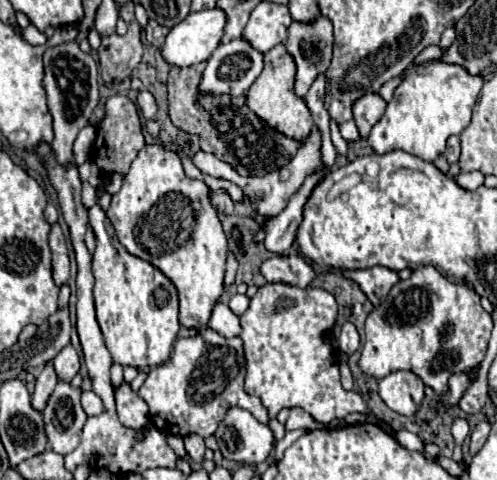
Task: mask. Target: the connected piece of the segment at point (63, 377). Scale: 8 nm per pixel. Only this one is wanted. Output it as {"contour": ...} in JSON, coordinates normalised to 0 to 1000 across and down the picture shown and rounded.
{"contour":[[[133,719],[113,744],[109,744],[109,773],[117,781],[117,794],[141,794],[157,769],[161,769],[161,752],[153,731],[145,727],[145,719]]]}

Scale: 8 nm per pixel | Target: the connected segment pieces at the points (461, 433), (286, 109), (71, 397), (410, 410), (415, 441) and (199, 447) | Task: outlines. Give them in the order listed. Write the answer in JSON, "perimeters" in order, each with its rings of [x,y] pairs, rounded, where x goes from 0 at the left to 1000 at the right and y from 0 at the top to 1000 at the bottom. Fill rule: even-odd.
{"perimeters":[[[[922,871],[913,875],[909,883],[909,906],[915,917],[915,931],[911,940],[909,956],[920,963],[930,958],[930,927],[934,923],[936,913],[946,902],[944,881],[936,873]]],[[[563,90],[531,115],[531,144],[527,144],[523,160],[499,185],[495,206],[499,206],[499,223],[539,260],[547,260],[555,273],[563,273],[588,290],[608,294],[624,281],[632,252],[628,252],[628,240],[624,240],[616,215],[592,194],[592,160],[596,160],[596,131],[592,131],[588,115],[575,106],[575,94]]],[[[117,798],[93,852],[85,856],[97,927],[117,948],[137,948],[161,923],[169,877],[177,873],[161,844],[161,810]]],[[[829,773],[785,777],[765,790],[761,815],[789,856],[817,869],[829,869],[853,831],[853,798]]],[[[805,894],[805,898],[797,902],[797,919],[801,919],[809,931],[825,935],[825,940],[853,940],[853,919],[849,919],[841,906],[825,902],[825,898]]],[[[378,906],[378,910],[370,910],[370,923],[374,923],[374,940],[378,940],[378,948],[386,952],[386,960],[394,960],[394,965],[402,965],[406,956],[410,956],[410,944],[414,944],[414,923],[410,923],[410,915],[402,910],[402,906]]]]}

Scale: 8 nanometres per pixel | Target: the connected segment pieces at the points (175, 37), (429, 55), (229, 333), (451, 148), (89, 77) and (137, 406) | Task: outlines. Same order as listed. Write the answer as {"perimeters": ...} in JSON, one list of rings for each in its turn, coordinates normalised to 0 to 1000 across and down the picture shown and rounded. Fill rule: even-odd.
{"perimeters":[[[[414,19],[382,27],[370,44],[350,52],[334,73],[326,119],[342,140],[382,140],[414,127],[443,90],[451,60],[451,27],[443,19]]],[[[865,94],[861,102],[853,102],[853,106],[837,119],[837,127],[833,127],[833,131],[845,131],[845,127],[865,127],[865,123],[885,123],[893,110],[897,110],[897,102],[893,102],[893,98]]],[[[439,631],[427,648],[427,660],[423,660],[423,673],[419,673],[423,685],[431,685],[435,694],[451,698],[451,702],[479,702],[487,681],[483,681],[483,665],[459,644],[459,635],[451,631]]],[[[909,281],[897,298],[897,310],[893,310],[893,327],[901,331],[901,340],[918,340],[922,327],[926,327],[926,285],[922,281]]],[[[125,90],[89,110],[89,185],[97,198],[97,223],[109,248],[109,294],[101,298],[105,319],[121,344],[149,340],[145,302],[161,277],[177,260],[201,198],[197,198],[197,135],[185,115],[165,110],[157,90]]],[[[245,798],[241,806],[229,810],[229,827],[233,827],[233,852],[237,852],[237,869],[241,881],[249,890],[266,890],[266,894],[282,894],[298,881],[298,844],[294,835],[262,806],[262,798]]]]}

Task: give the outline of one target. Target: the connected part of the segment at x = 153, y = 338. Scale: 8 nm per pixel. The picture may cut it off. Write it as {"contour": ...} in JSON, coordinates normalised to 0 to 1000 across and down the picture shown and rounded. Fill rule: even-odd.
{"contour":[[[189,427],[177,440],[181,469],[193,490],[193,523],[185,535],[185,569],[193,560],[193,656],[209,694],[213,723],[241,760],[266,760],[282,773],[326,760],[346,731],[346,715],[358,698],[358,606],[350,590],[306,548],[286,544],[237,506],[225,485],[225,465],[213,444]]]}

